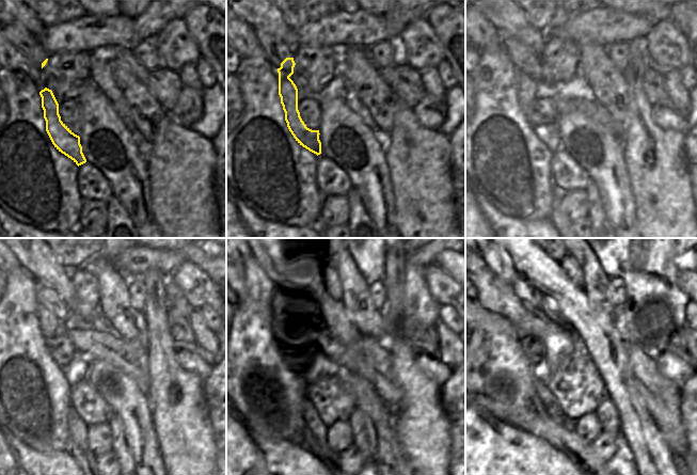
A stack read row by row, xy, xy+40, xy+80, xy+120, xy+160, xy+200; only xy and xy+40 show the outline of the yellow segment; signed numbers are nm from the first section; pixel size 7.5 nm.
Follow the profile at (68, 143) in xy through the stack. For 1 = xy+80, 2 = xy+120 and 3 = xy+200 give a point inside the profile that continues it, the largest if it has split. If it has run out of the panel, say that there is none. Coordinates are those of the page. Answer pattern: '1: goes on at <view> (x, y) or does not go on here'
1: goes on at xy+80 (529, 72)
2: goes on at xy+120 (50, 311)
3: goes on at xy+200 (529, 296)

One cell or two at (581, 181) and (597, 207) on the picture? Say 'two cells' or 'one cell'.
two cells

